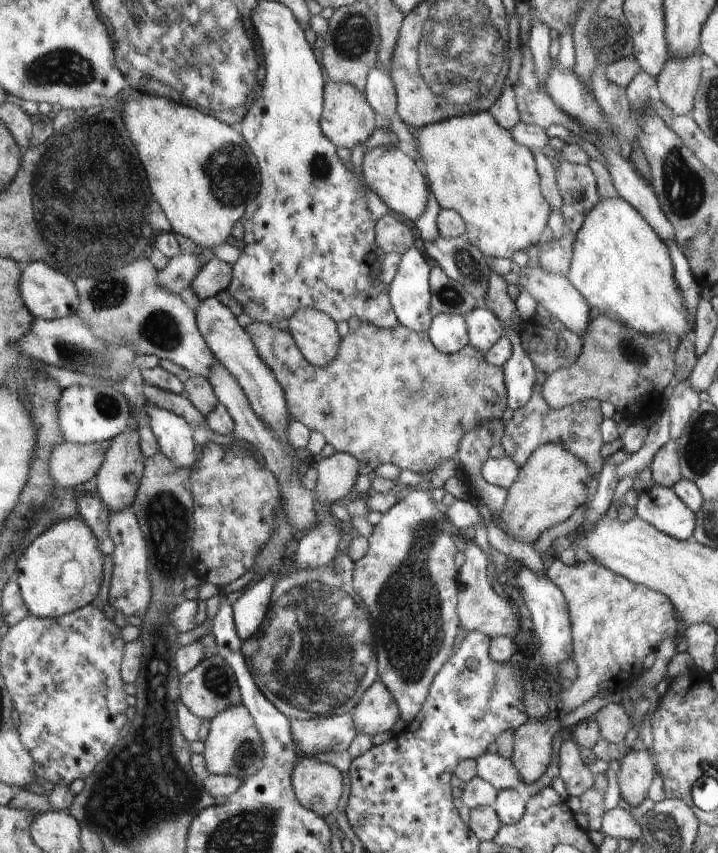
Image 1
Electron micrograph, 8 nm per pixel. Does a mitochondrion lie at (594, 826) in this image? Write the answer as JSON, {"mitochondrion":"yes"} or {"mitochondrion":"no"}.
{"mitochondrion":"no"}

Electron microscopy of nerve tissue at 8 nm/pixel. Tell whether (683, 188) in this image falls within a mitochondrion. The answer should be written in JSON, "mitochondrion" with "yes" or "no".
{"mitochondrion":"yes"}

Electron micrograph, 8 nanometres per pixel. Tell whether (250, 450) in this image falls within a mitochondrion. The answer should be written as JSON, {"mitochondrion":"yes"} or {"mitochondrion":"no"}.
{"mitochondrion":"no"}

